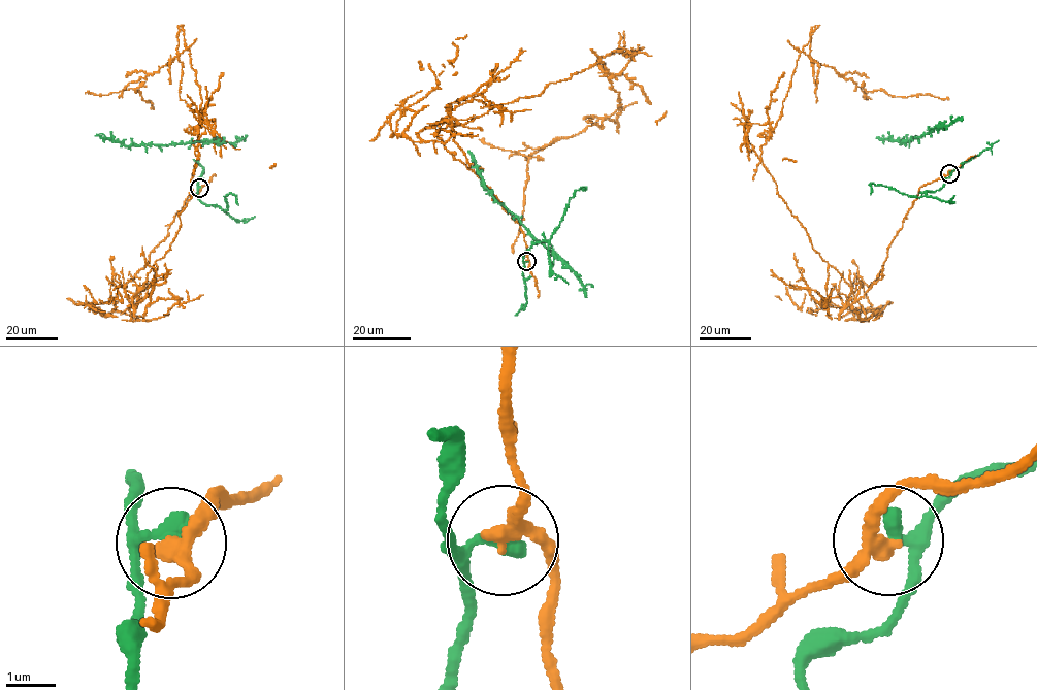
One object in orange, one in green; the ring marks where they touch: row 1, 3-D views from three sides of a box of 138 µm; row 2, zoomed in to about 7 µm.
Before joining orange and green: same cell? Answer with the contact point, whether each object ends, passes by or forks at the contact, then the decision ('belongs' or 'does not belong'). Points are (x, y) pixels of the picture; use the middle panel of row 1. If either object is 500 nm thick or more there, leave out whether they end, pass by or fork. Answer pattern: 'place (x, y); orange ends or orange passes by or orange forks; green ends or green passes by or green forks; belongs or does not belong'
place (526, 261); orange passes by; green passes by; does not belong

